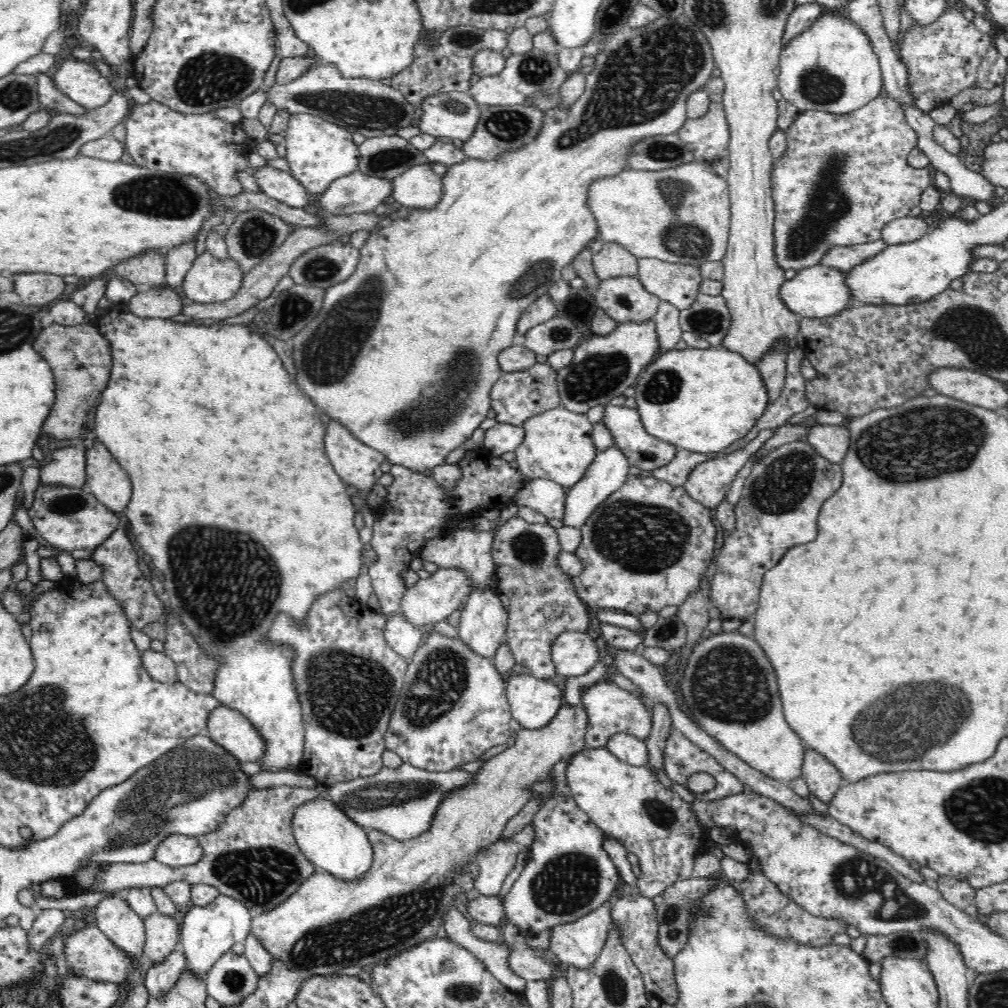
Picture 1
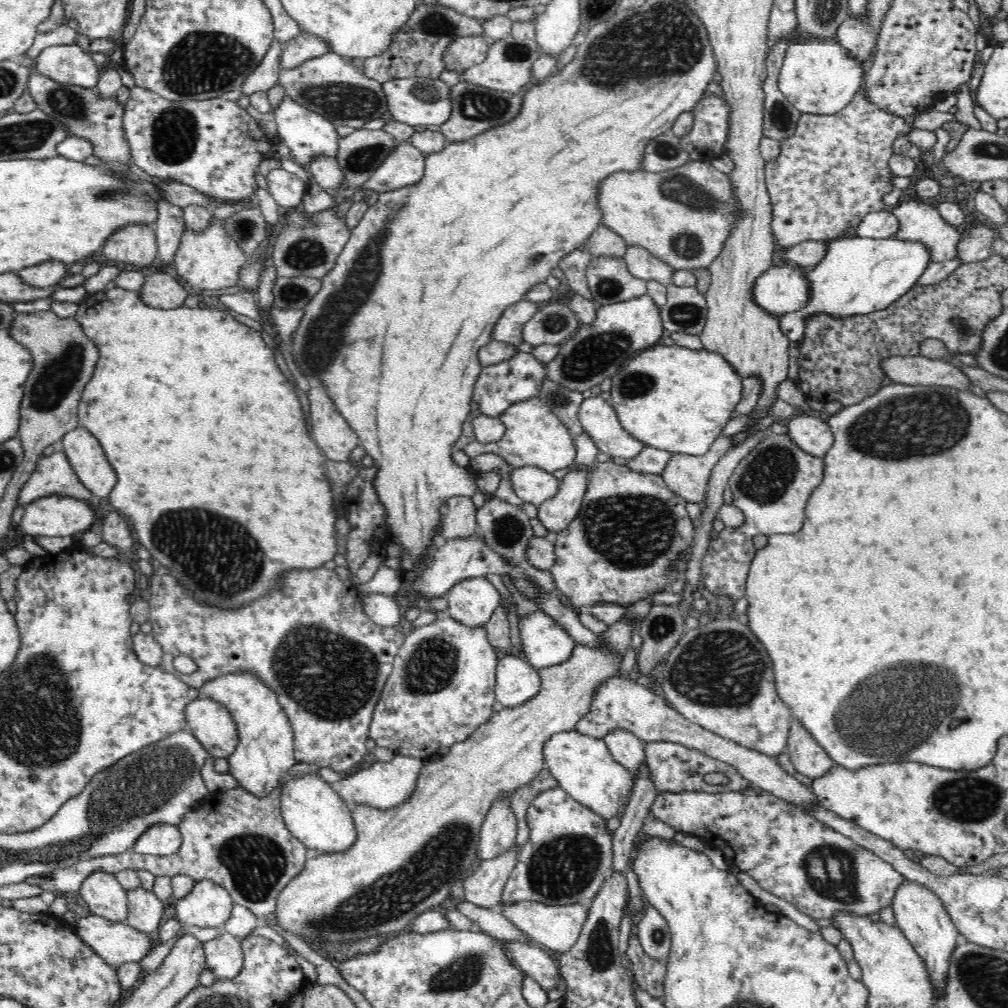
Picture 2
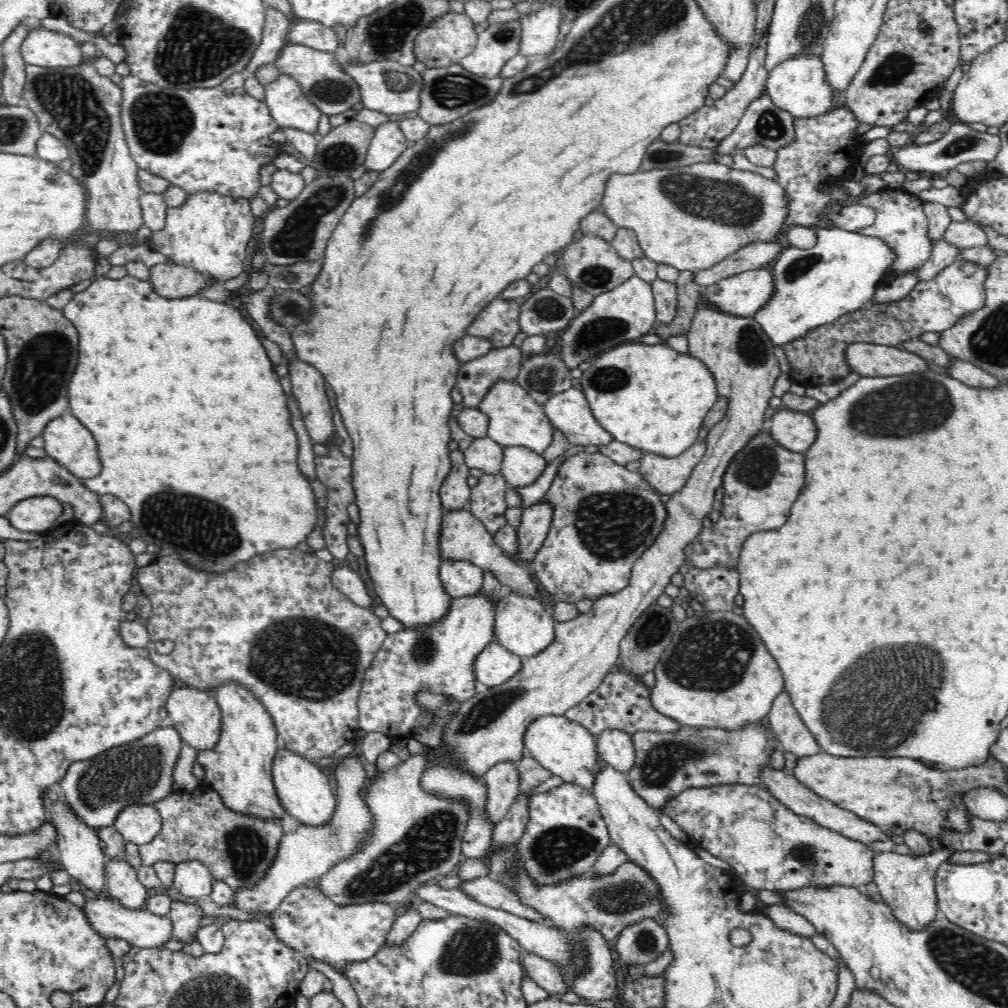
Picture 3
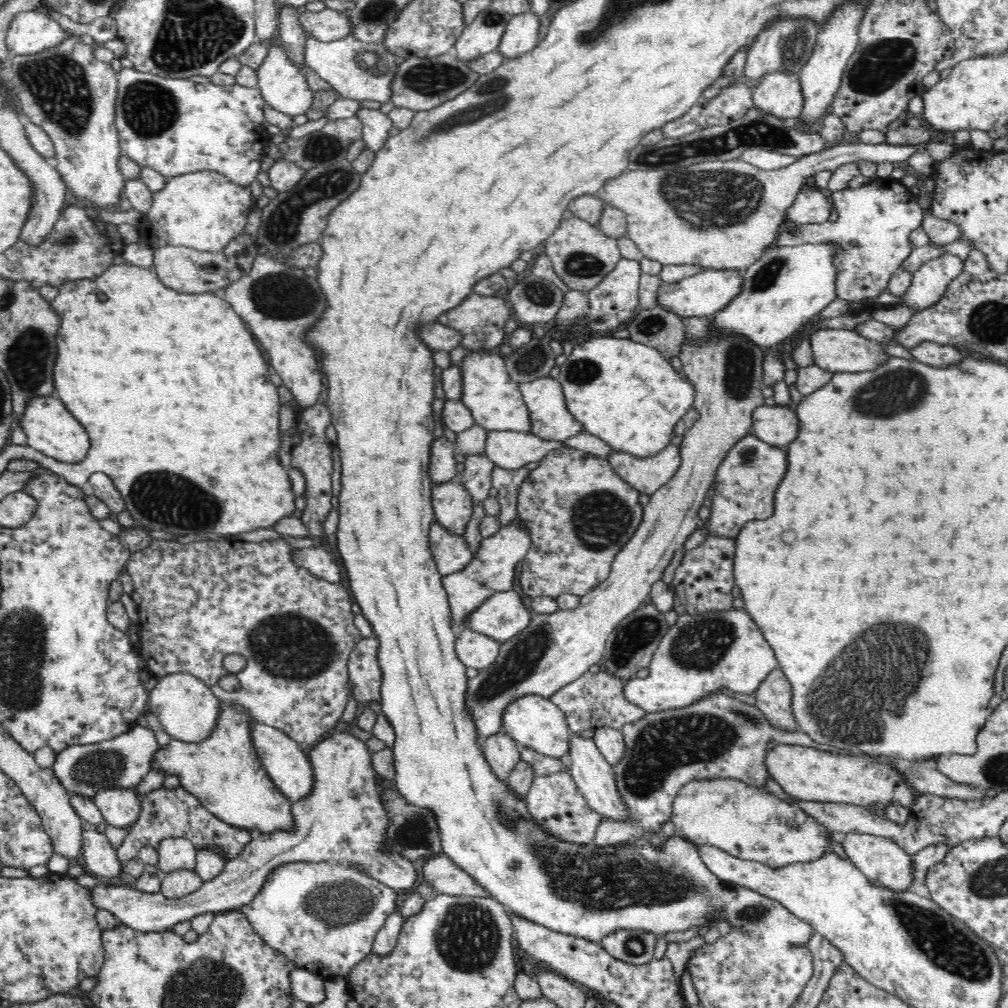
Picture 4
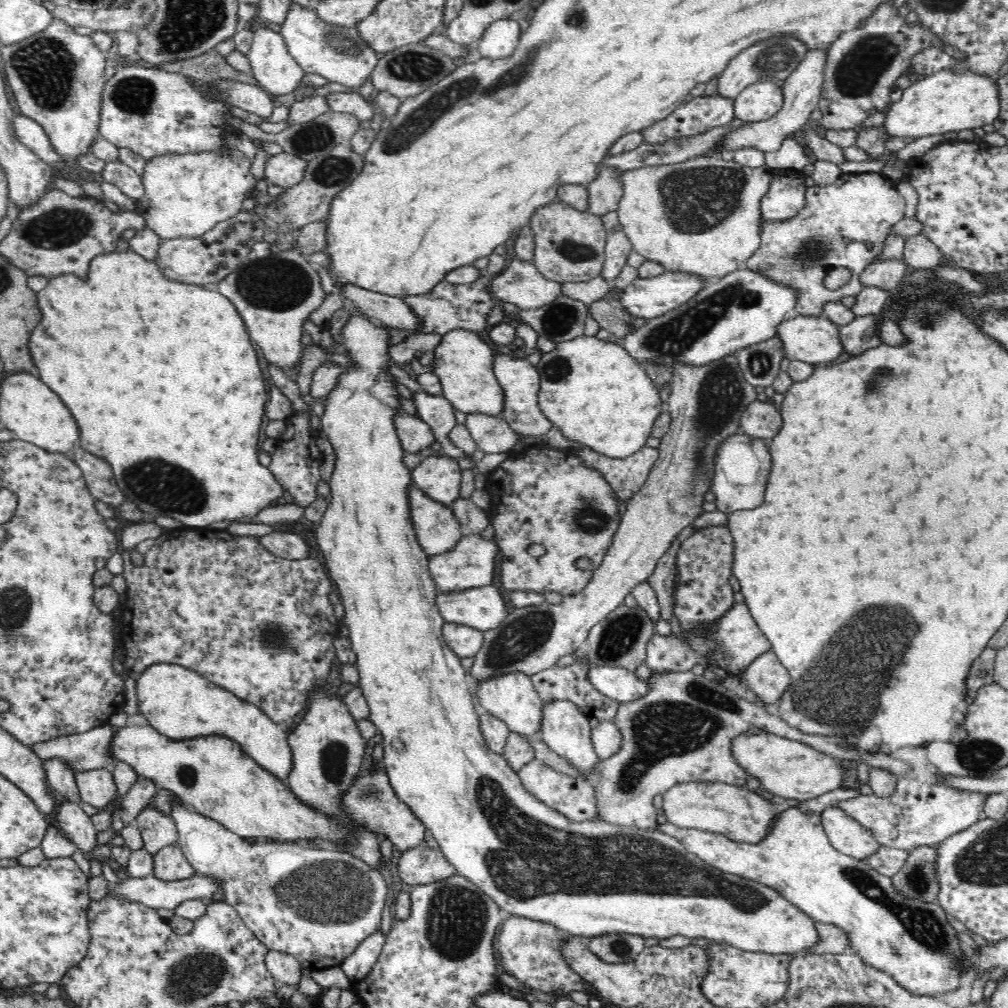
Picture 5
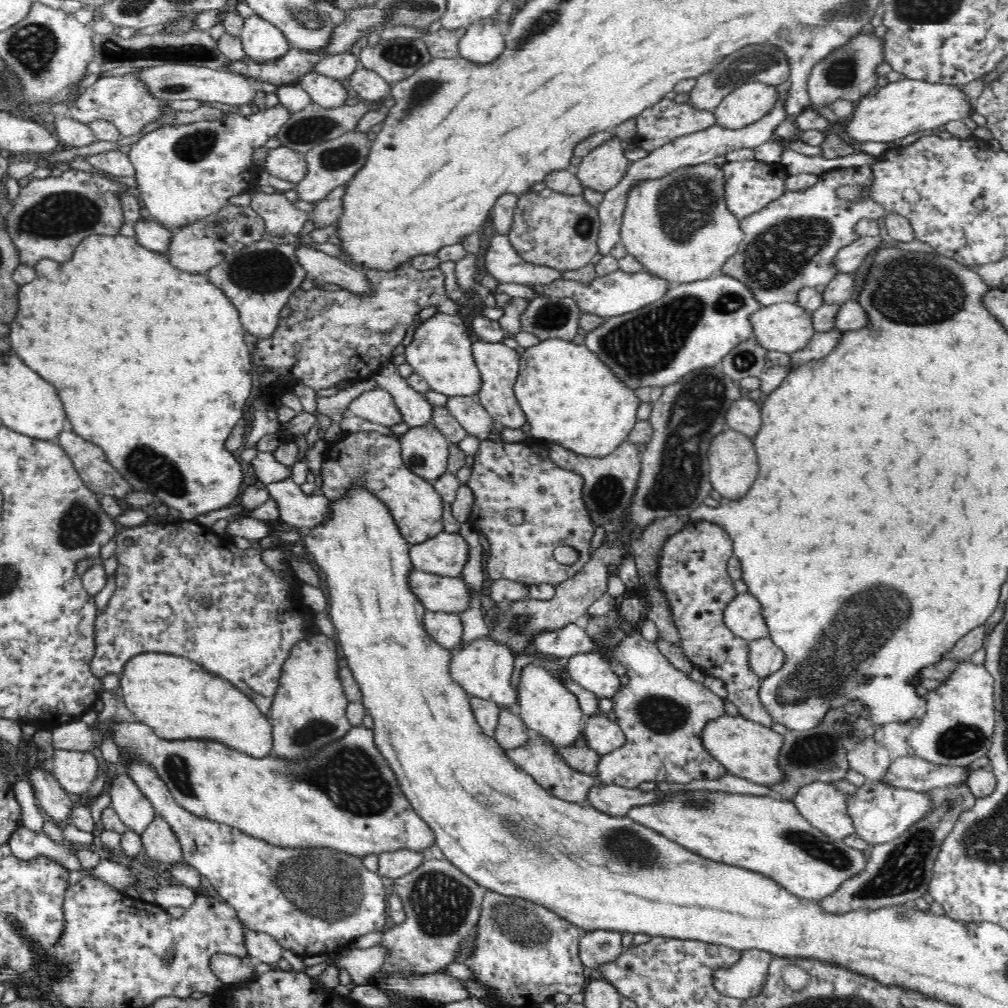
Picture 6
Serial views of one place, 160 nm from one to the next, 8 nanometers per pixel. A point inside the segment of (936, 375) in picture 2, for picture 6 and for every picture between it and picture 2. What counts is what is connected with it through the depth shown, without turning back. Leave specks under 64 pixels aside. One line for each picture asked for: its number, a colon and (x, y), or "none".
3: (866, 359)
4: (836, 350)
5: (812, 339)
6: (787, 328)

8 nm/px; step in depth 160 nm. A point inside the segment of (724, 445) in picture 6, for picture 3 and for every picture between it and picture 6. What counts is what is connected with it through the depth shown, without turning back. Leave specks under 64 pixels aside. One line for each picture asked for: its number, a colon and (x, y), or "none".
3: (760, 481)
4: (745, 483)
5: (741, 463)

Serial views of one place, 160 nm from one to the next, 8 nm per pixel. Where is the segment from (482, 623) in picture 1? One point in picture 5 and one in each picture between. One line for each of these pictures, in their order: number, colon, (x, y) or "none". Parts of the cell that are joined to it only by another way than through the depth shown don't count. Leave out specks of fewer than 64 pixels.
2: (471, 600)
3: (459, 577)
4: (450, 550)
5: (435, 526)

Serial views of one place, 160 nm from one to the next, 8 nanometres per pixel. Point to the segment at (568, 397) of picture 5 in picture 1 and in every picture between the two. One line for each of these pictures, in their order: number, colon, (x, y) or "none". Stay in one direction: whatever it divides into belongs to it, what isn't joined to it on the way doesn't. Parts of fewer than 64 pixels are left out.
1: (702, 400)
2: (671, 398)
3: (651, 397)
4: (626, 393)

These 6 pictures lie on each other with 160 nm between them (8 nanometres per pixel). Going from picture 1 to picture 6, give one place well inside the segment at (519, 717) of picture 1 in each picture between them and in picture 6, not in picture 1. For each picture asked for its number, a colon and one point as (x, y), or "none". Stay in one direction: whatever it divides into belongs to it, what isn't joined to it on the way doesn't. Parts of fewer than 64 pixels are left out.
2: (515, 680)
3: (493, 664)
4: (475, 650)
5: (465, 641)
6: (446, 629)

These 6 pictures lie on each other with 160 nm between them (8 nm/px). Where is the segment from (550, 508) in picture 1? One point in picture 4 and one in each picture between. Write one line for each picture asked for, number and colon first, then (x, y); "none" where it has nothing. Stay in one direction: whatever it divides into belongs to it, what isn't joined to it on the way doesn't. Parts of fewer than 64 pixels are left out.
2: (531, 484)
3: (521, 467)
4: (510, 450)

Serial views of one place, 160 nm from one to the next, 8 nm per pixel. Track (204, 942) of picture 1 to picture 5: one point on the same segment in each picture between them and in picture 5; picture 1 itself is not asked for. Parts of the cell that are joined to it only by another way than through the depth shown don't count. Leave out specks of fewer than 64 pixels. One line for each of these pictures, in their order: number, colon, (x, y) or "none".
2: (209, 905)
3: (192, 879)
4: (174, 854)
5: (157, 829)

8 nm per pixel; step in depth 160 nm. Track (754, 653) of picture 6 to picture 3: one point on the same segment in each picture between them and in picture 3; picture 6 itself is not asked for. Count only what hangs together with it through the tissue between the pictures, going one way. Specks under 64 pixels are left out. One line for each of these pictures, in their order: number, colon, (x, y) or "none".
3: (789, 729)
4: (773, 696)
5: (767, 677)

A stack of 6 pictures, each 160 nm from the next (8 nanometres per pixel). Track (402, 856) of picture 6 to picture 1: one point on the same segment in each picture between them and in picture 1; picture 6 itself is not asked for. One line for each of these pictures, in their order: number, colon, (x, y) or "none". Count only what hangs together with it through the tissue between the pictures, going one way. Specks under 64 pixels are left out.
1: (577, 943)
2: (557, 927)
3: (487, 891)
4: (441, 872)
5: (419, 865)

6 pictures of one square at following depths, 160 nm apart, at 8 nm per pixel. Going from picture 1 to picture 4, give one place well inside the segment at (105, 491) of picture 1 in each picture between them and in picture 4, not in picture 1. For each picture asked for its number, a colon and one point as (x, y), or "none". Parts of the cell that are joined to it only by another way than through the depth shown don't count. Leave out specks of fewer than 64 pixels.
2: (83, 451)
3: (67, 441)
4: (50, 427)

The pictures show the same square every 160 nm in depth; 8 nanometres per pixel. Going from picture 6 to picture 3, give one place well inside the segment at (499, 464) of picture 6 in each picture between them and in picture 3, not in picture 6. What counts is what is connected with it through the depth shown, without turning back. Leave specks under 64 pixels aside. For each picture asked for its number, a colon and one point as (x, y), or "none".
3: (603, 515)
4: (580, 513)
5: (545, 496)

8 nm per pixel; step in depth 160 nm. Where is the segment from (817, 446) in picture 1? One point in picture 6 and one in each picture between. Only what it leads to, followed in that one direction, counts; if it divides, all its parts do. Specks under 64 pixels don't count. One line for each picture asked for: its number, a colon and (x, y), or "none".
2: (812, 435)
3: (795, 431)
4: (777, 425)
5: (760, 419)
6: (743, 415)

